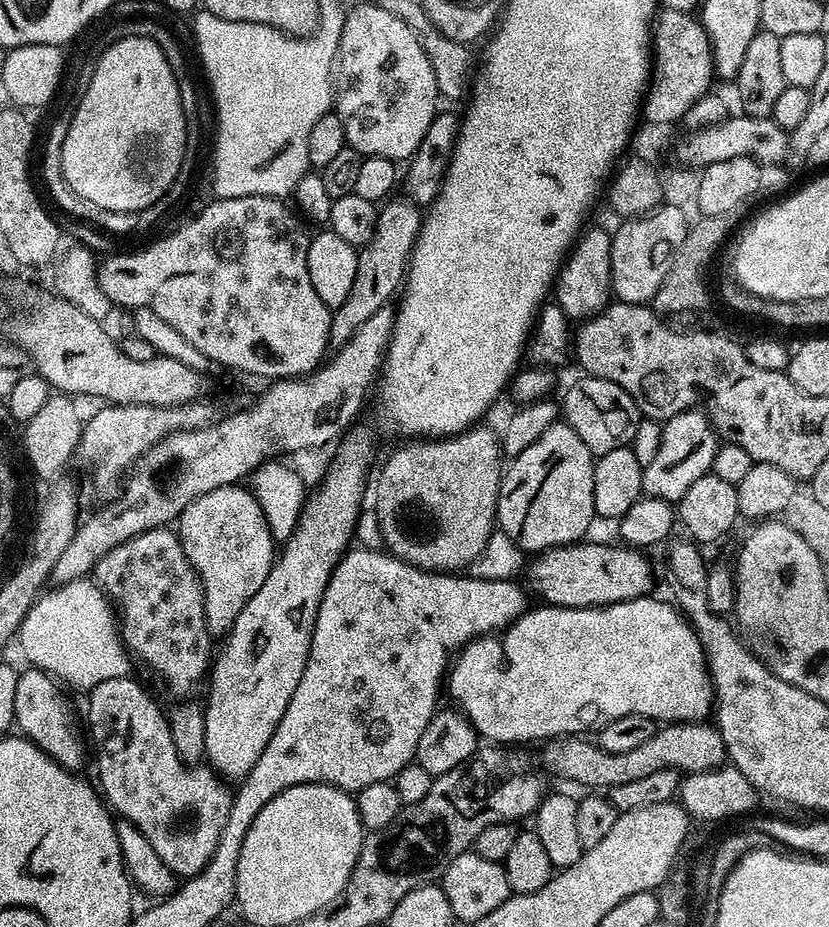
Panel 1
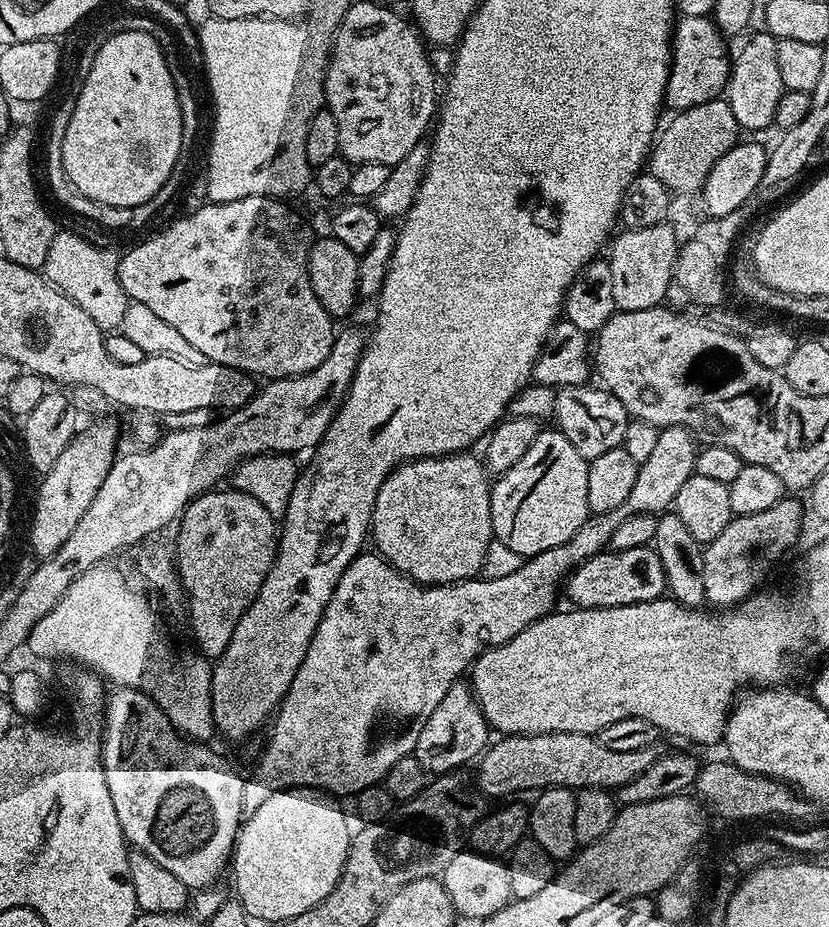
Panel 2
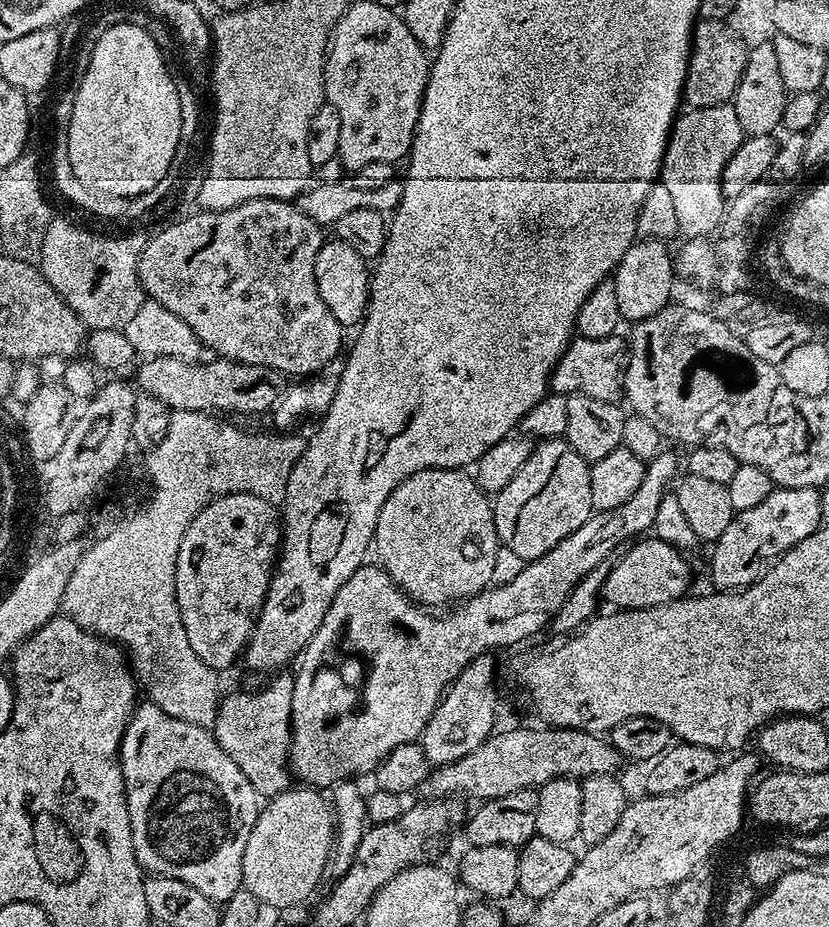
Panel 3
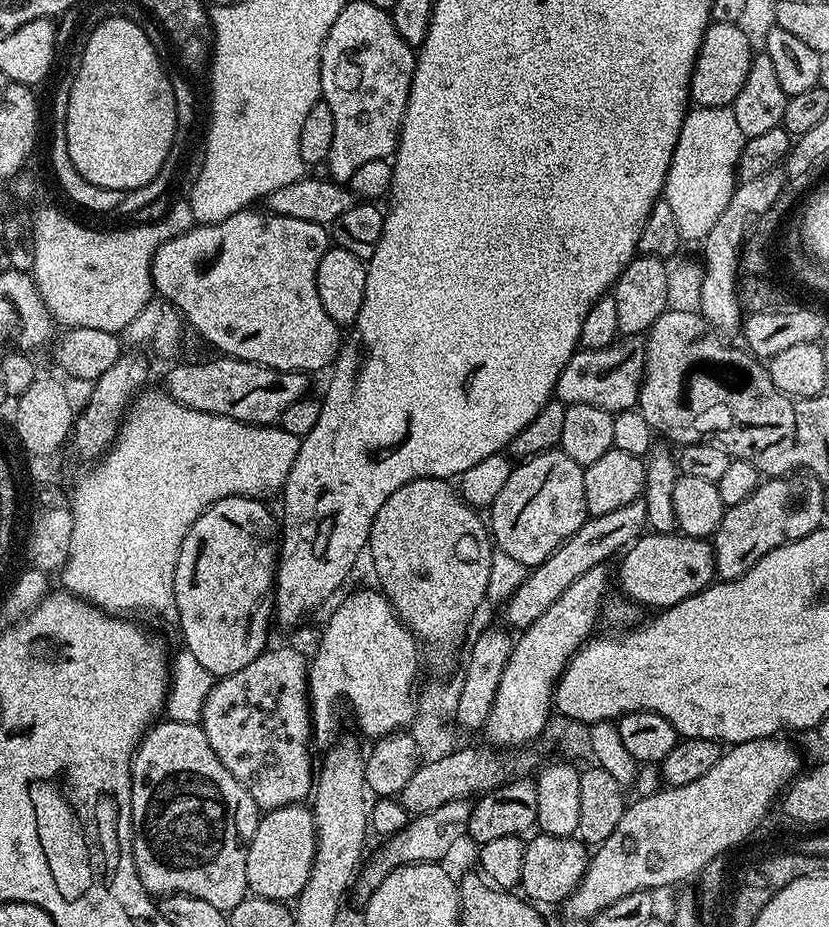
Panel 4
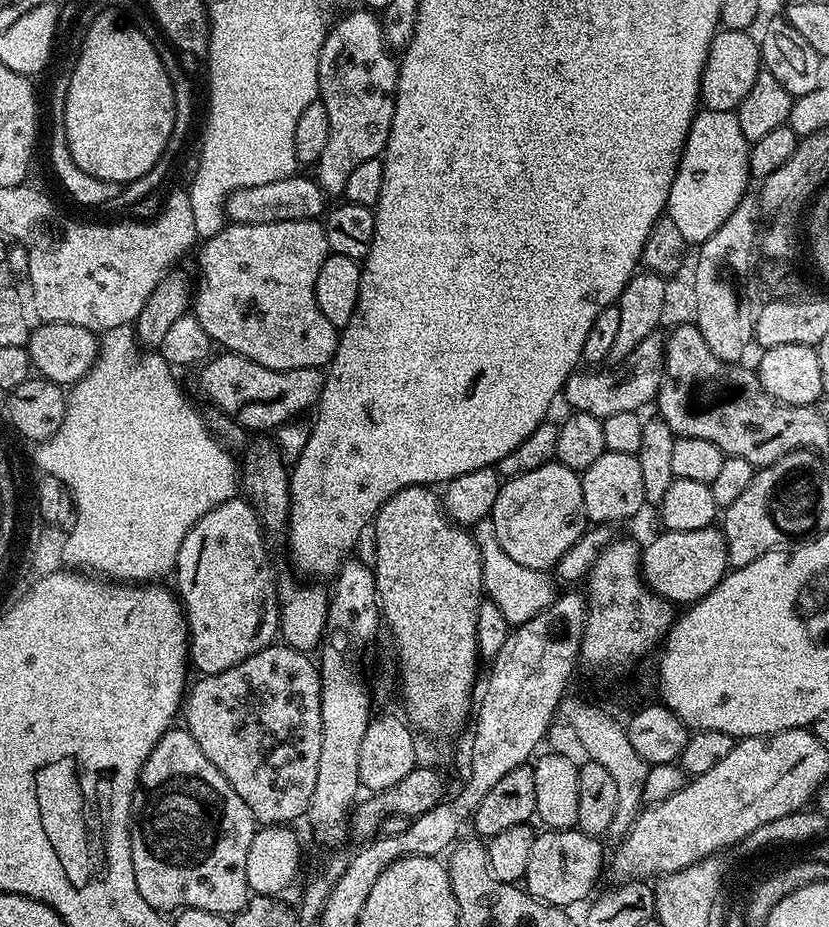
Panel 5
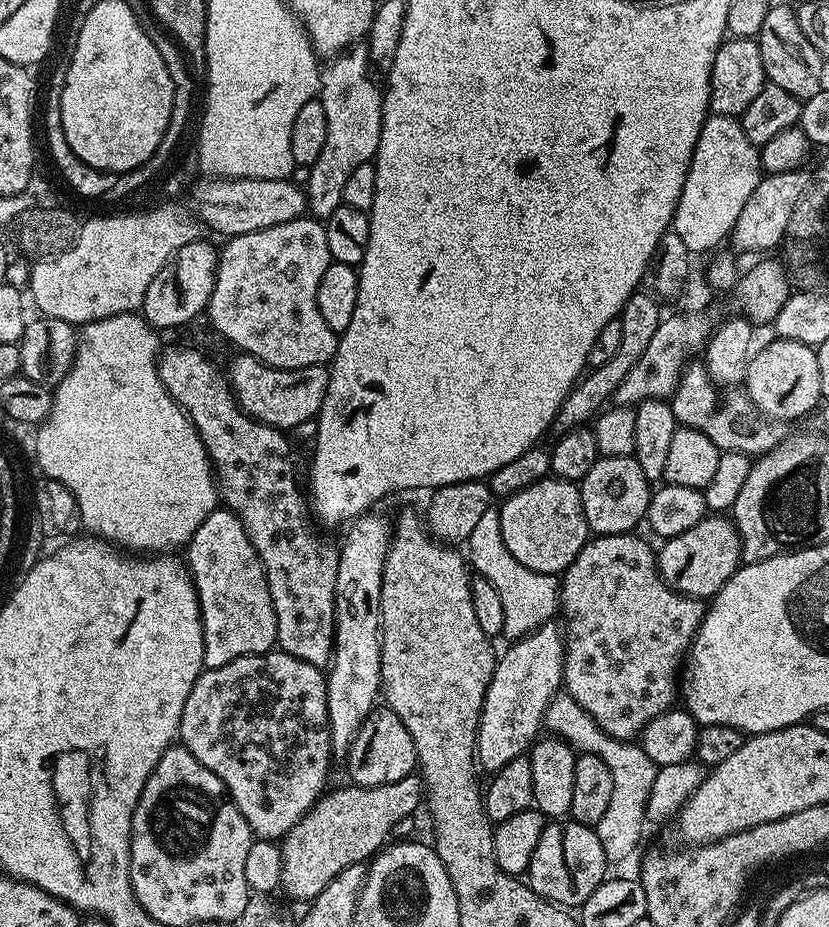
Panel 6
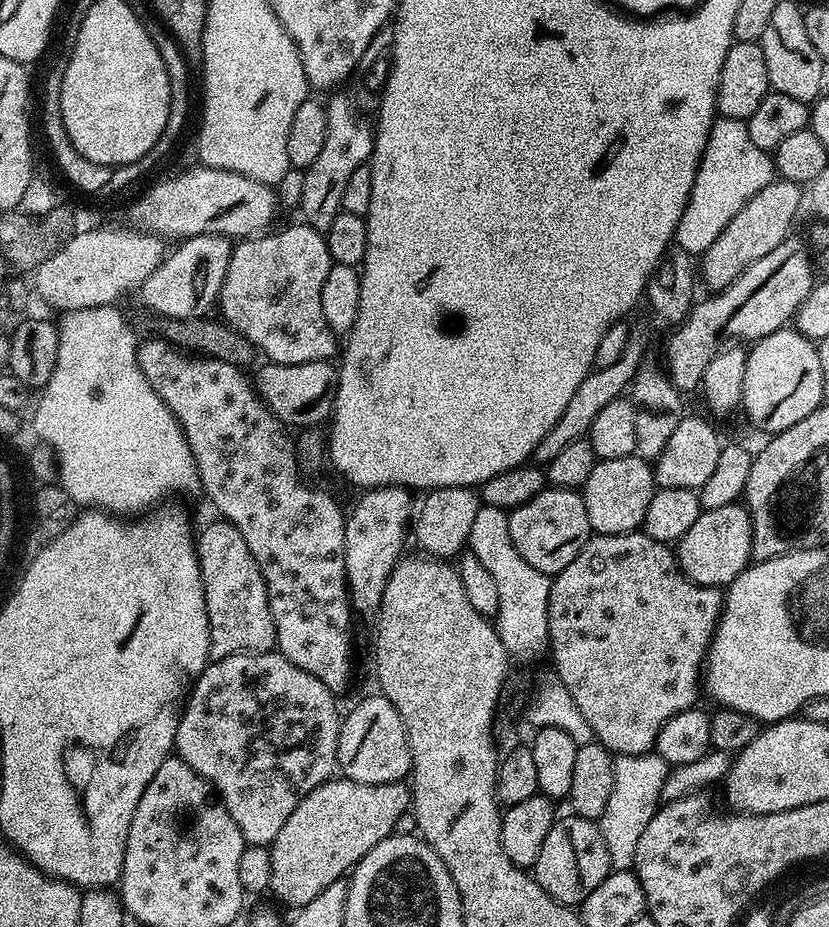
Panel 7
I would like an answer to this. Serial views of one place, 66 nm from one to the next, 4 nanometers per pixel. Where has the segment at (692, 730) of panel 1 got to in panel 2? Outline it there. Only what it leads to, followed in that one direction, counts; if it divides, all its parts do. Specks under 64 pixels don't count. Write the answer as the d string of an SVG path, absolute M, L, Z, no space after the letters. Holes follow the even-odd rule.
M547 732L546 734L534 734L533 736L504 736L500 741L493 743L479 757L480 784L478 788L485 797L504 796L500 798L512 798L515 792L528 792L531 788L543 790L545 788L570 788L579 790L582 788L606 788L619 790L624 784L638 778L642 770L646 770L658 757L655 747L642 750L609 750L602 746L602 742L595 735L586 732Z

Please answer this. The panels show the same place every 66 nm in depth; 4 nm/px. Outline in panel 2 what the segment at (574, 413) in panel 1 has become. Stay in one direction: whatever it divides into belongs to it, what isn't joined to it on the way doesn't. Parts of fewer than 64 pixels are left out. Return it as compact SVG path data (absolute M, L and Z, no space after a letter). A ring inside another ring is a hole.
M589 382L578 386L557 388L554 404L554 423L563 436L570 438L574 450L582 454L582 458L592 461L598 454L606 454L606 450L614 450L624 443L624 435L630 419L626 406L603 386L594 386Z

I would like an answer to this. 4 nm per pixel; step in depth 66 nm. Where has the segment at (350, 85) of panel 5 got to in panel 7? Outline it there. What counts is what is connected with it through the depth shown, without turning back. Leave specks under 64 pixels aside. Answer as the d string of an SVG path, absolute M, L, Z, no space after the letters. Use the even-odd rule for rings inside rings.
M340 94L329 95L332 97L326 100L326 142L318 158L314 158L310 167L303 169L304 181L298 205L299 211L304 211L303 219L306 223L322 233L327 233L330 222L334 222L334 218L342 211L340 203L350 174L372 159L373 125L364 121L367 119L352 103L351 95L336 95Z

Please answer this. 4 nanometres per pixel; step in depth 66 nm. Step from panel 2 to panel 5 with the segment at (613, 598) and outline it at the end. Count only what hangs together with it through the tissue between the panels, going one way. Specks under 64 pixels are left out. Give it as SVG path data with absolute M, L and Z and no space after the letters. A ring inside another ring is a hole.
M709 526L702 530L664 530L661 533L642 548L640 570L645 584L663 600L676 606L691 605L710 594L710 590L718 586L730 568L723 531L719 527Z

